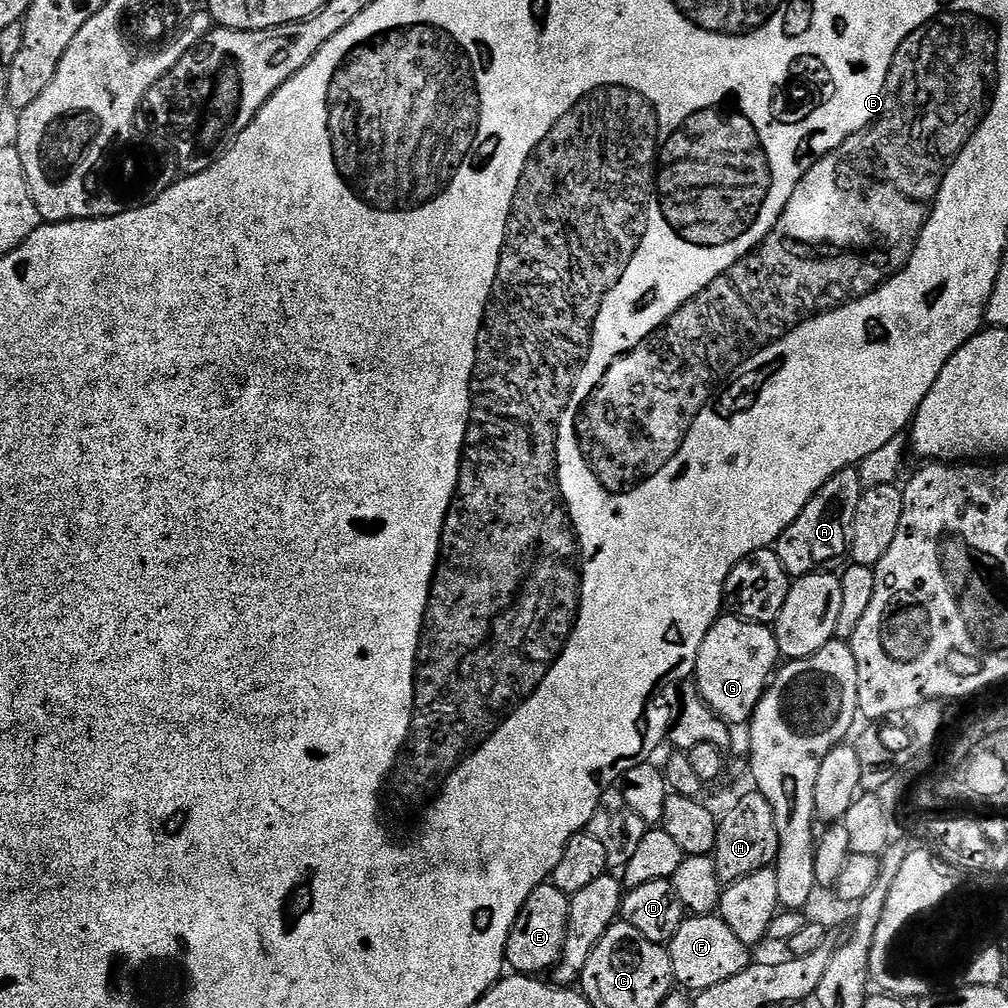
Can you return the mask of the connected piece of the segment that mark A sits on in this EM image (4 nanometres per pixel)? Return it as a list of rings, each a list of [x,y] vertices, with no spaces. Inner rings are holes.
[[[855,467],[842,470],[814,494],[814,498],[798,514],[798,518],[780,535],[774,545],[774,551],[780,555],[782,566],[789,577],[807,576],[809,572],[818,572],[832,566],[835,560],[849,555],[852,546],[852,527],[854,513],[858,511],[858,498],[865,487],[860,483],[860,473]]]

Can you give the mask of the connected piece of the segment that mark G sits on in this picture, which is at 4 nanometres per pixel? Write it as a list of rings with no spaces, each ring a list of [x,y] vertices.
[[[721,614],[714,626],[710,626],[698,650],[694,683],[704,703],[725,724],[744,726],[751,721],[752,711],[764,696],[764,689],[768,687],[781,660],[776,633],[769,625]]]

